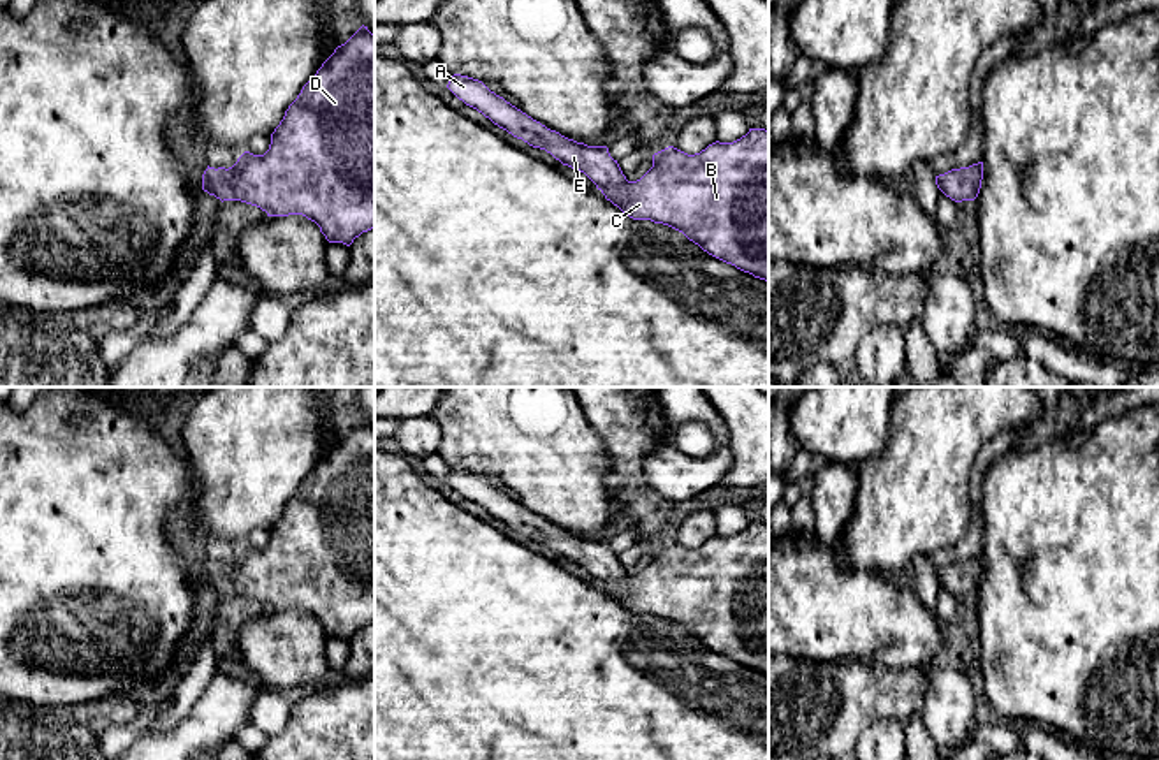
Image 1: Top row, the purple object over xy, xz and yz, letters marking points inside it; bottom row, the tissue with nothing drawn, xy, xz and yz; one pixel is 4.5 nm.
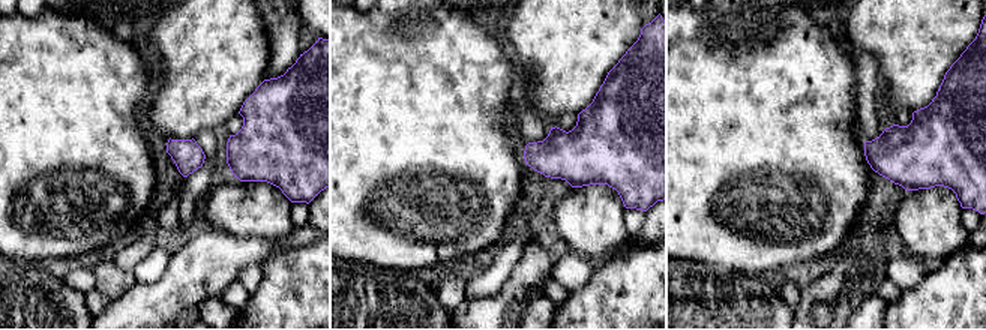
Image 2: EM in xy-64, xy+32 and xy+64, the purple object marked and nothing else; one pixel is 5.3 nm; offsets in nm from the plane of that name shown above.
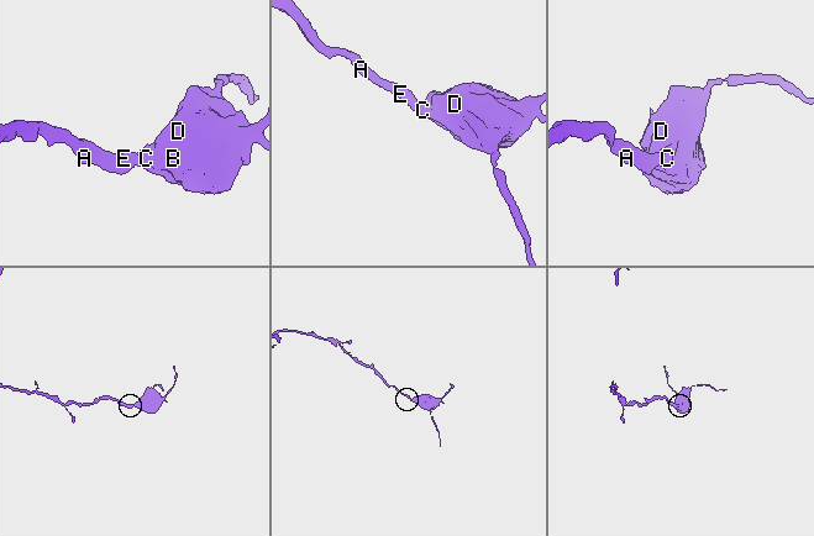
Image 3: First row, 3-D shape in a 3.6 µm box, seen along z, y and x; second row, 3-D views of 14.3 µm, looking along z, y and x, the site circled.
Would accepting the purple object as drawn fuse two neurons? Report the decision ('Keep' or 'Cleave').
Keep

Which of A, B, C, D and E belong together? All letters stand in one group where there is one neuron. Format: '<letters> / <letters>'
A B C D E

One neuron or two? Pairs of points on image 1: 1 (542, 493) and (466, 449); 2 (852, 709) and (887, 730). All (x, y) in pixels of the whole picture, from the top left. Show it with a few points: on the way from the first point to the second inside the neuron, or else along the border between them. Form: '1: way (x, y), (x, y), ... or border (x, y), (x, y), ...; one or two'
1: way (523, 474), (498, 449), (486, 449); one
2: border (901, 723), (876, 720), (857, 741); two

